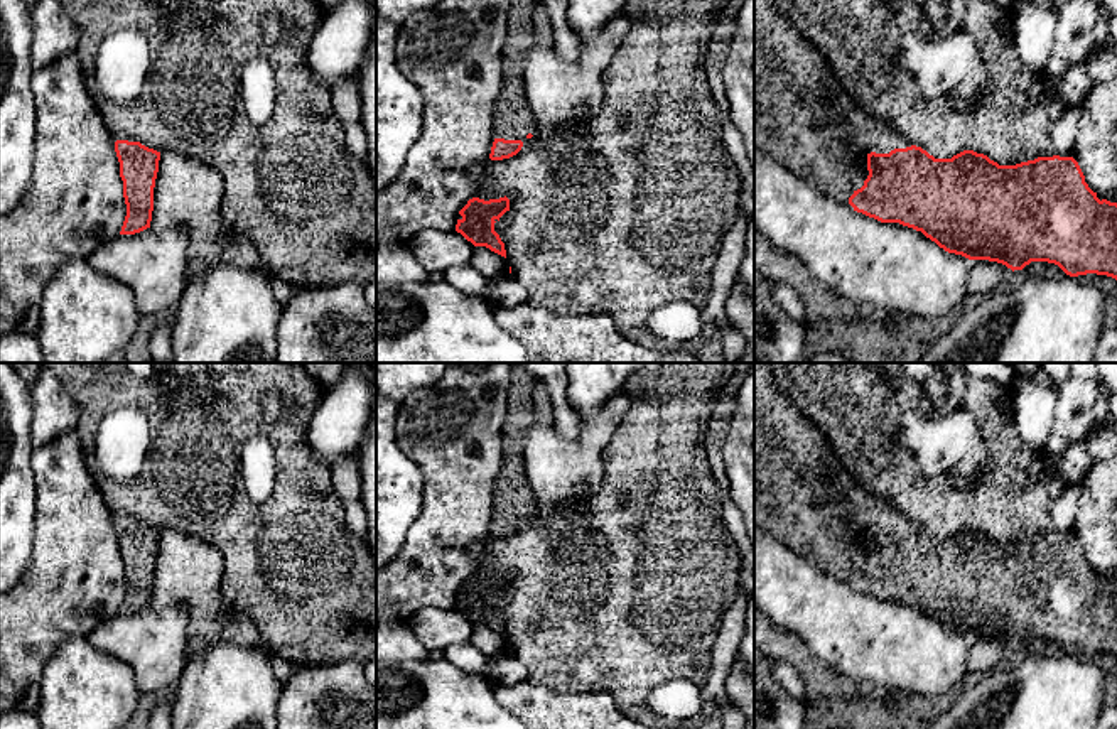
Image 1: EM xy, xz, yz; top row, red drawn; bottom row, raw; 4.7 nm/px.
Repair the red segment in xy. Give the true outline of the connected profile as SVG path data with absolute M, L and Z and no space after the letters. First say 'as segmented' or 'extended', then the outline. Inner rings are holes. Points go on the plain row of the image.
as segmented; M116 518L115 530L127 582L120 613L135 613L150 606L160 530L128 518Z

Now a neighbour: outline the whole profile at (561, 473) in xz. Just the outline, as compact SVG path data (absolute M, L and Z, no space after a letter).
M533 388L535 422L523 449L525 478L535 496L535 510L548 516L591 498L602 483L602 452L626 417L631 398L619 392L596 413L582 418L575 439L564 439L553 427L547 388Z

